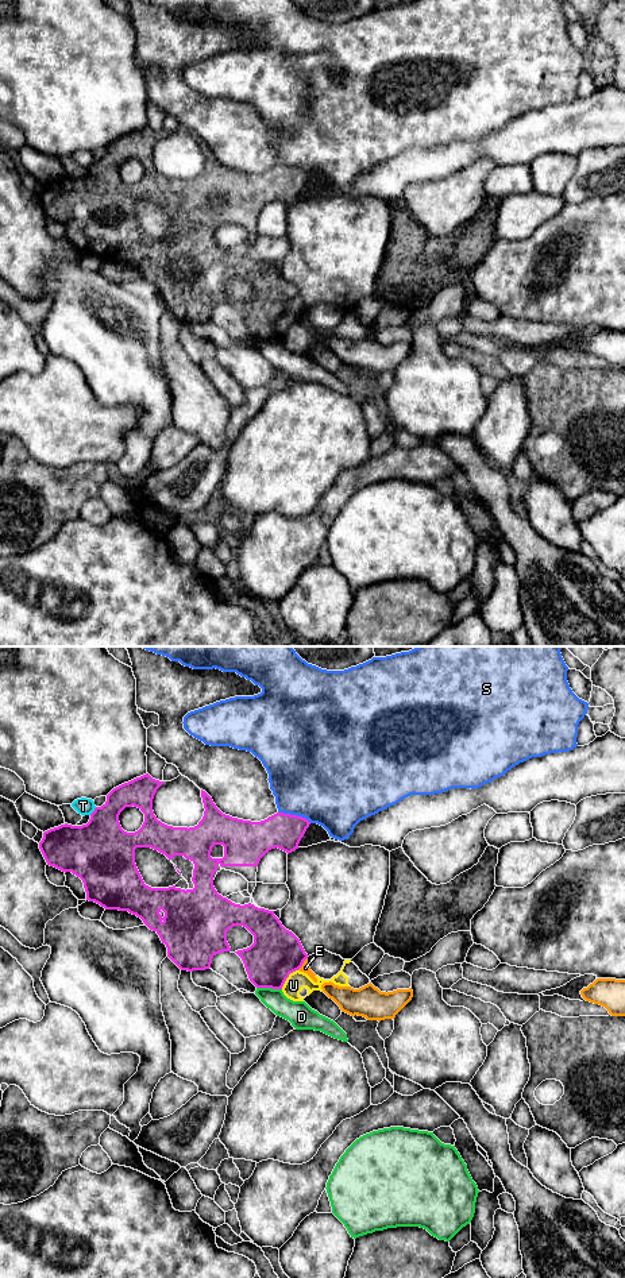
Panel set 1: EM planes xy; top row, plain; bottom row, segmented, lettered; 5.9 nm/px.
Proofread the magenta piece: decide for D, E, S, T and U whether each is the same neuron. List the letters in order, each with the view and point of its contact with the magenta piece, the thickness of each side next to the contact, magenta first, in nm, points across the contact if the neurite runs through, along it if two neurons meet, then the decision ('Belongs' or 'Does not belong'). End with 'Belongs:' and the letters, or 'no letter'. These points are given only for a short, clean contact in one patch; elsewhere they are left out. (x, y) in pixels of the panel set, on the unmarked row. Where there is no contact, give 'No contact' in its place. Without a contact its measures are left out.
D: Touches magenta at xy (269, 339). Thickness 300 nm (magenta) against 150 nm. Does not belong
E: Touches magenta at xy (303, 315). Thickness 300 nm (magenta) against 50 nm. Does not belong
S: Touches magenta at xy (294, 168). Thickness 220 nm (magenta) against 480 nm. Does not belong
T: Touches magenta at xy (93, 163). Thickness 380 nm (magenta) against 100 nm. Does not belong
U: Touches magenta at xy (288, 328). Thickness 300 nm (magenta) against 120 nm. Boundary: xy (297, 321), (289, 327), (281, 340). Does not belong
Belongs: no letter

